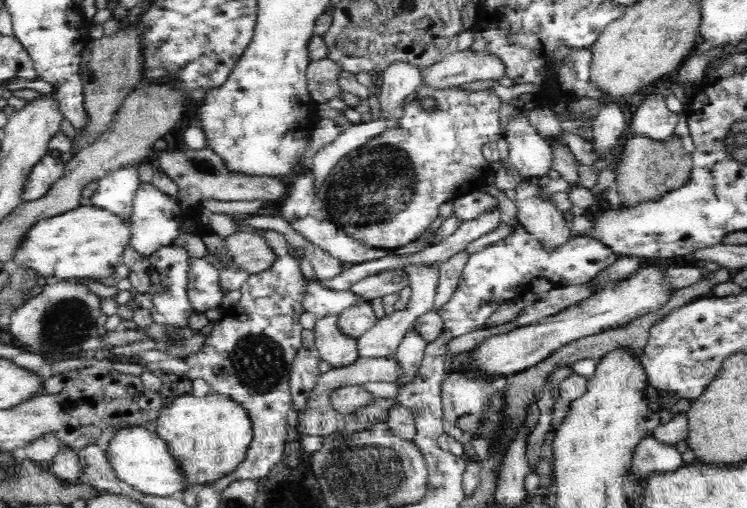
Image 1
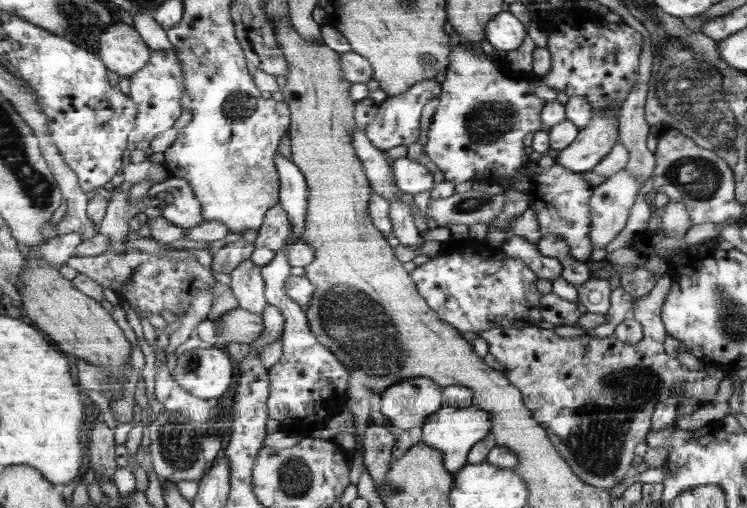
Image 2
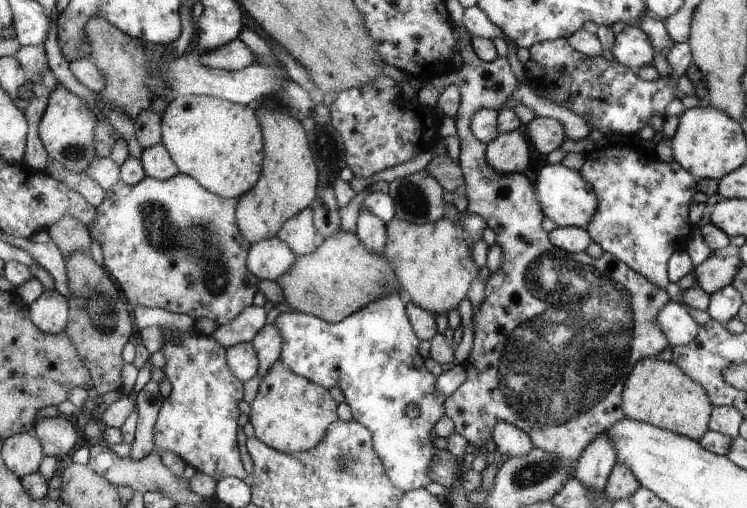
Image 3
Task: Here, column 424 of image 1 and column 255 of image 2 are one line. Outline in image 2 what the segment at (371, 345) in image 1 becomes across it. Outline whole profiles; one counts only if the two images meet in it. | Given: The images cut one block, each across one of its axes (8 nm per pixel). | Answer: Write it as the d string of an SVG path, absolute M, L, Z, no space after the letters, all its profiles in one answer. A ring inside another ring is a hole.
M250 259L243 260L230 273L229 287L236 297L238 306L250 312L261 314L266 308L265 282L259 266Z

